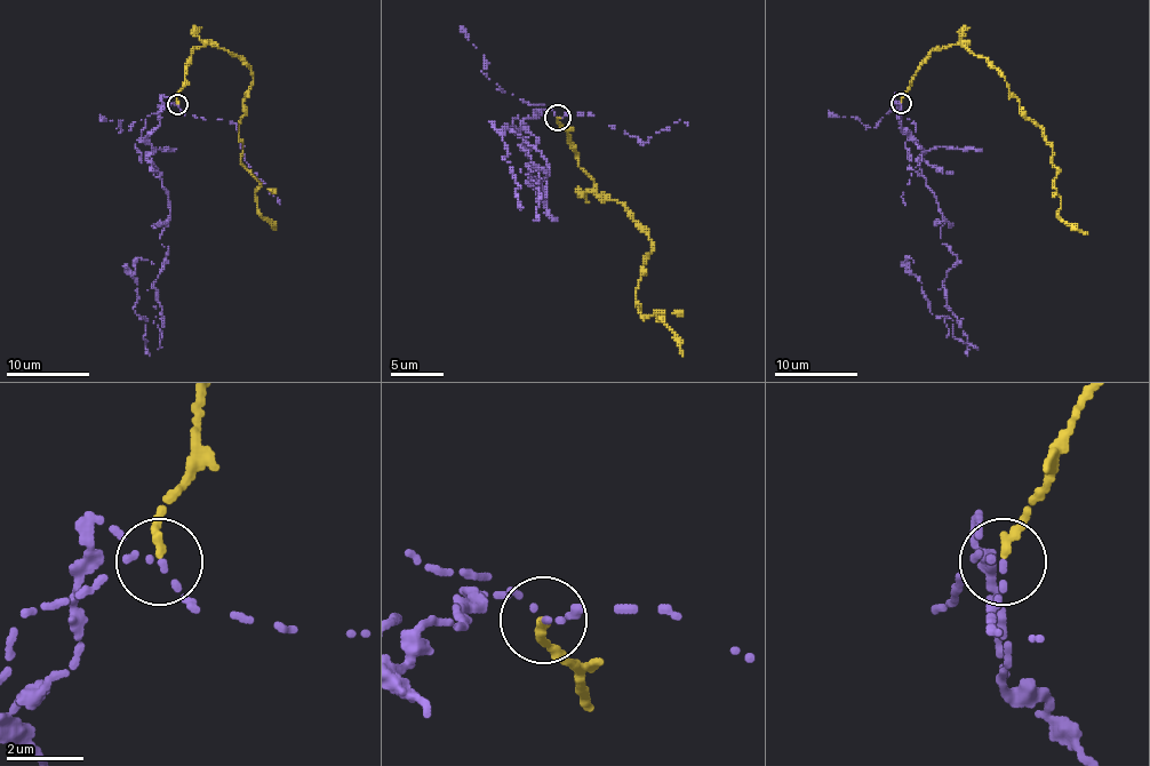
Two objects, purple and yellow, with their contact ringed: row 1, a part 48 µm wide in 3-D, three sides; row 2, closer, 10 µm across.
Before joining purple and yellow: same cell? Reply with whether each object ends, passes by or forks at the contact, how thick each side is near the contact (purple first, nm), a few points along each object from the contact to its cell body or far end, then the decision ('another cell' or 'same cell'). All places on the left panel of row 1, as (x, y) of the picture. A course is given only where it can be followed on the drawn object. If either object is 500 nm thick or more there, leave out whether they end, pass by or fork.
purple passes by; yellow ends there; 130 nm thick on the purple side, 240 nm on the other; purple runs (176, 105), (162, 98), (148, 136), (170, 206), (153, 321), (135, 313), (133, 274), (140, 257), (153, 264); yellow runs (176, 103), (184, 63), (205, 44), (253, 77), (240, 162), (258, 183), (257, 212), (276, 230); another cell

